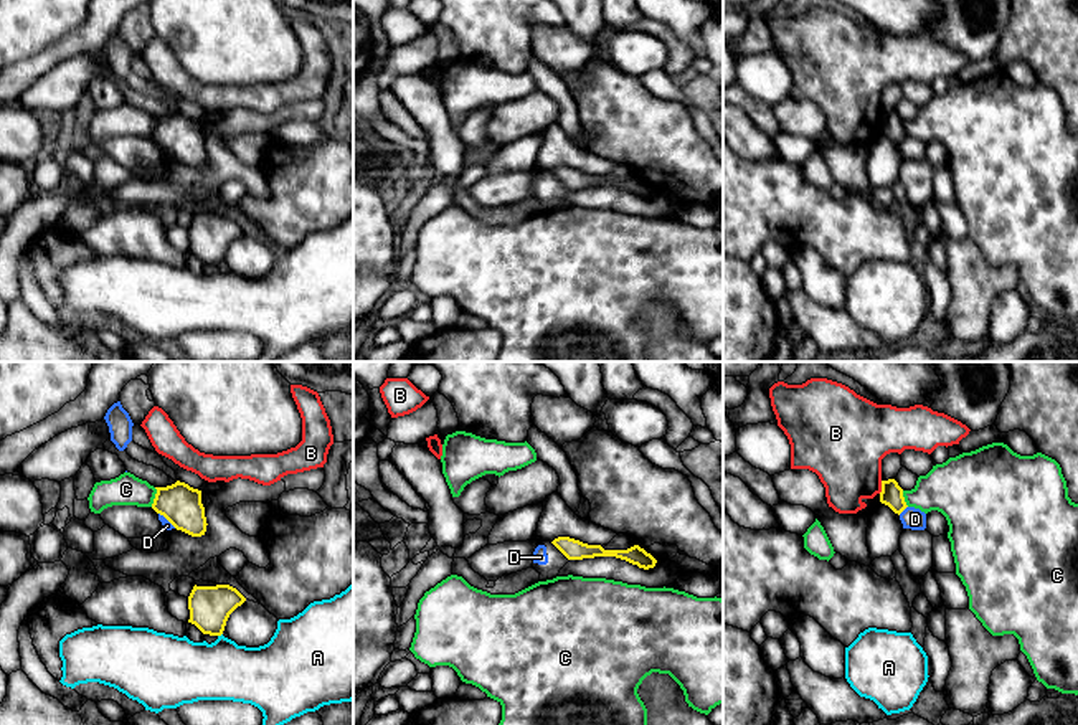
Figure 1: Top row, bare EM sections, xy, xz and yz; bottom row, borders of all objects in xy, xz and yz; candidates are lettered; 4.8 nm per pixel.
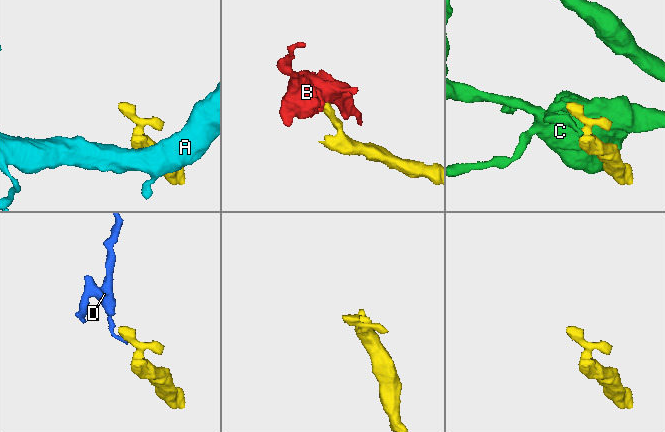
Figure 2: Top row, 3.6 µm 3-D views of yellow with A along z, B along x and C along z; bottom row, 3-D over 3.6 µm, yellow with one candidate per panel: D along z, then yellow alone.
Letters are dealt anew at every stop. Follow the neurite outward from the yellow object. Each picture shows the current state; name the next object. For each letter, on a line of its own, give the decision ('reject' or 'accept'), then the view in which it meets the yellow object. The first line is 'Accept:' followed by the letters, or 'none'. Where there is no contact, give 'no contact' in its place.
Accept: none
A: reject | xy
B: reject | yz
C: reject | xy
D: reject | yz

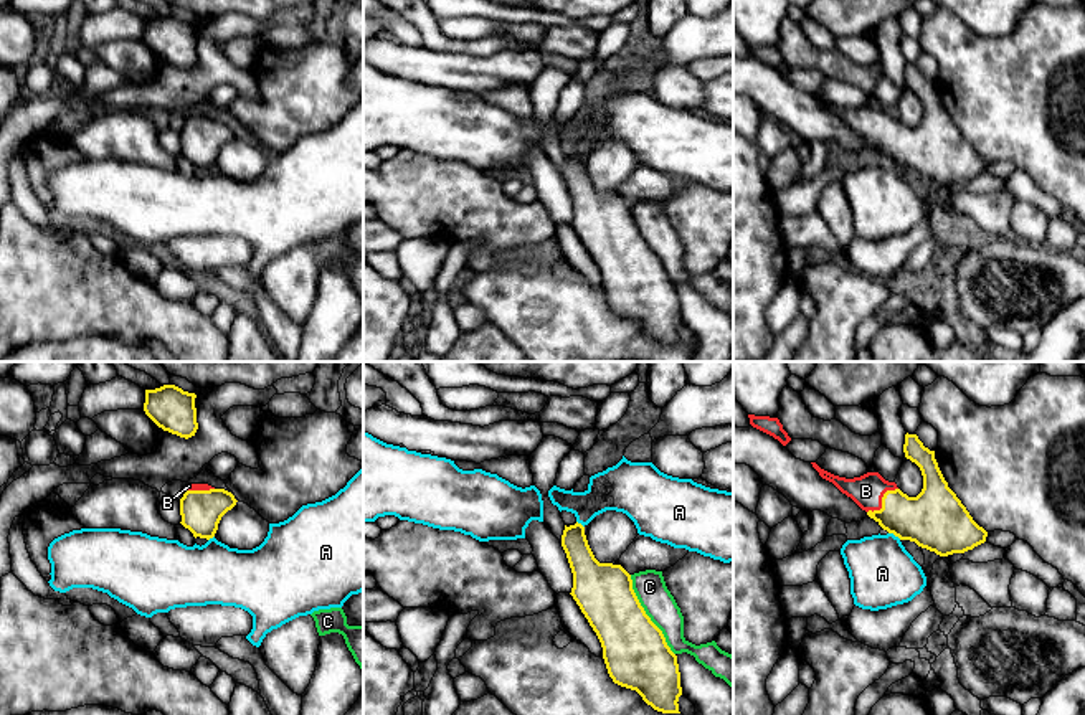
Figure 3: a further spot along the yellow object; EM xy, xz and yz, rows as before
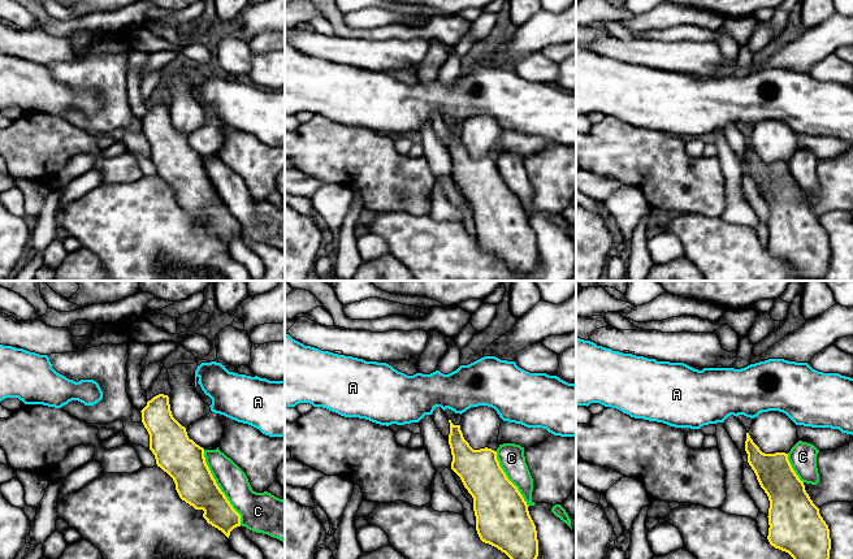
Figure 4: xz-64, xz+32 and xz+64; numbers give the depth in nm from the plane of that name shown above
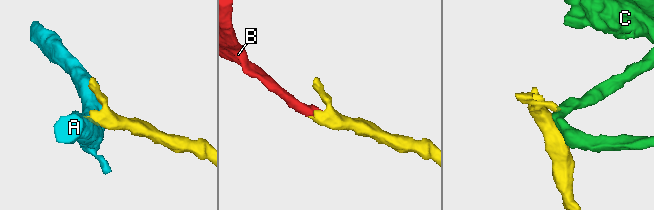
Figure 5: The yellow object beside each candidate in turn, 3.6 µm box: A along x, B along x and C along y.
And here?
Accept: B
A: reject | yz
B: accept | yz
C: reject | xz

